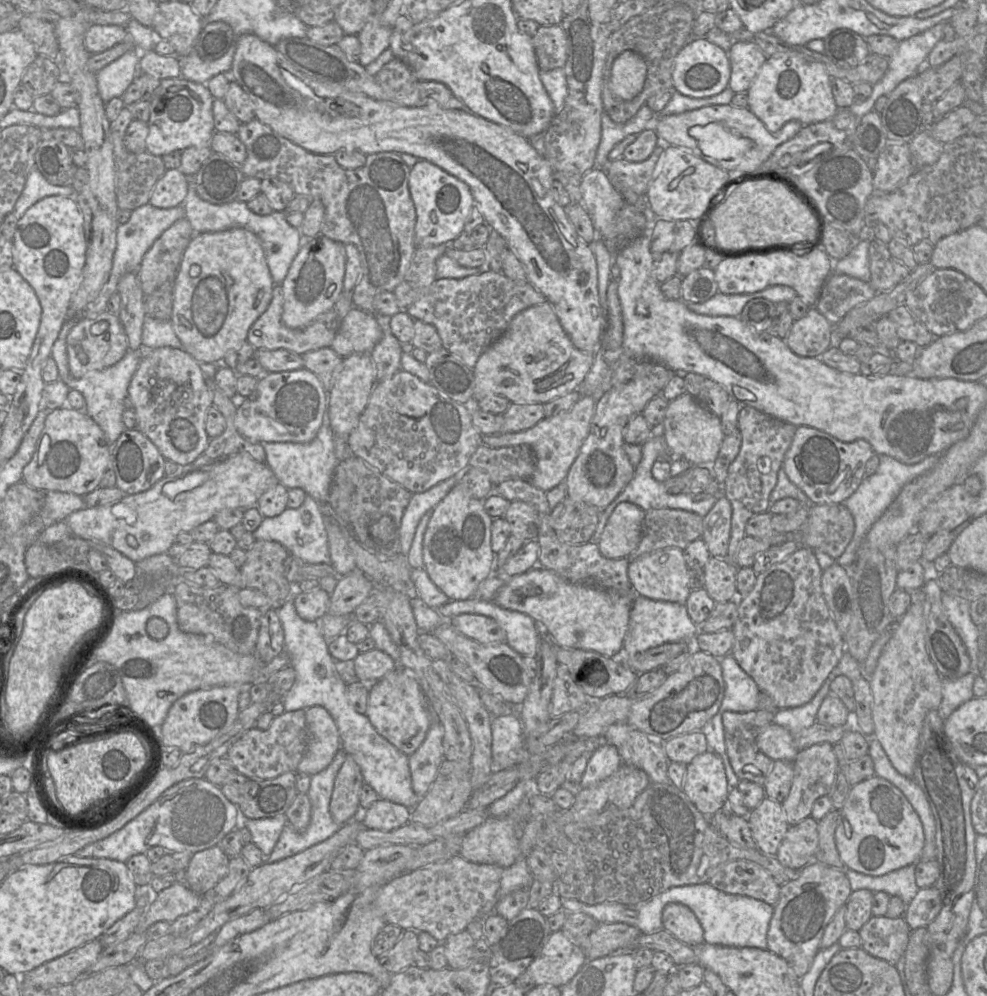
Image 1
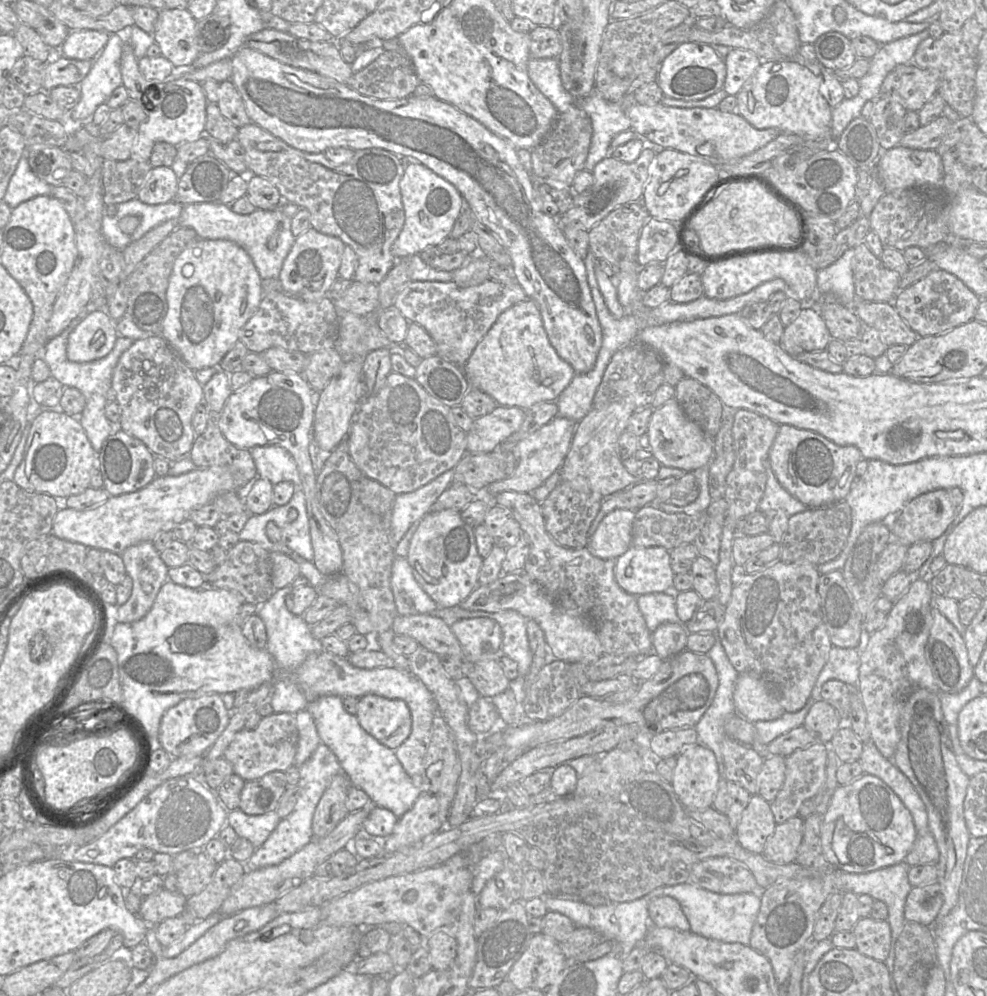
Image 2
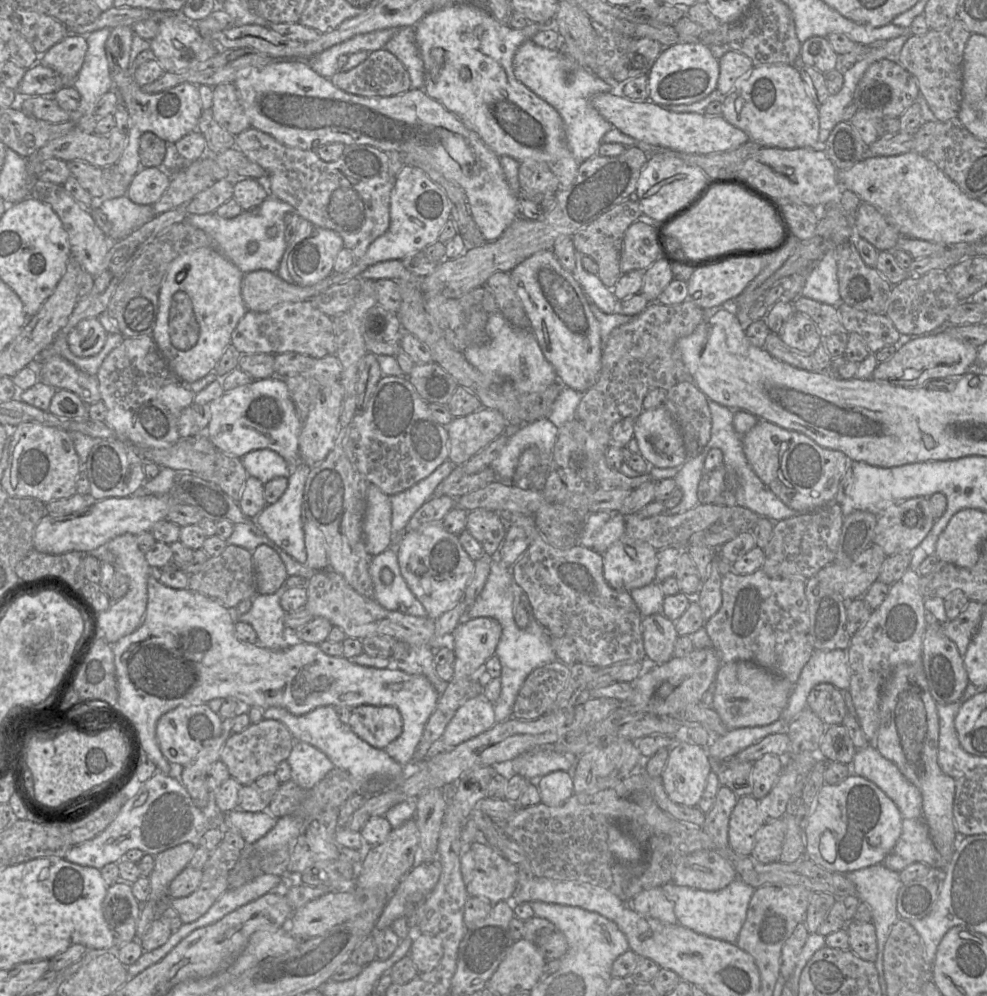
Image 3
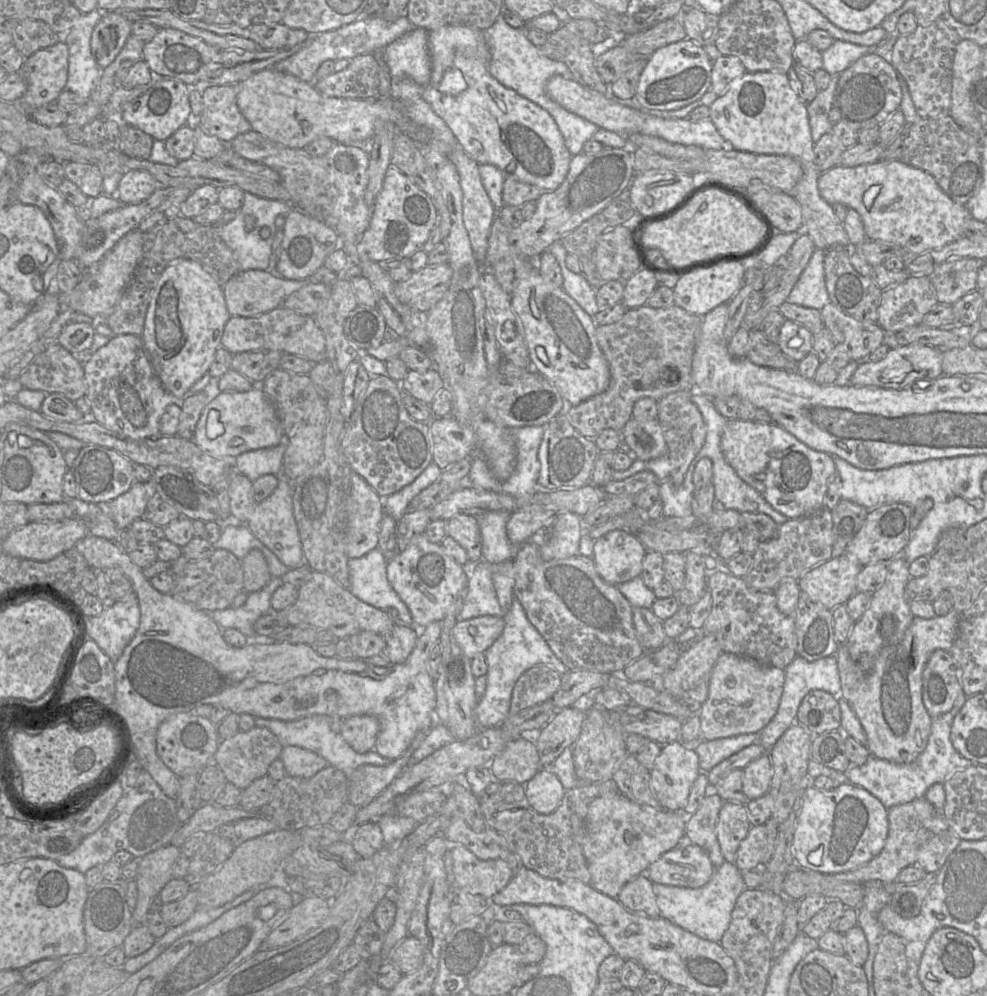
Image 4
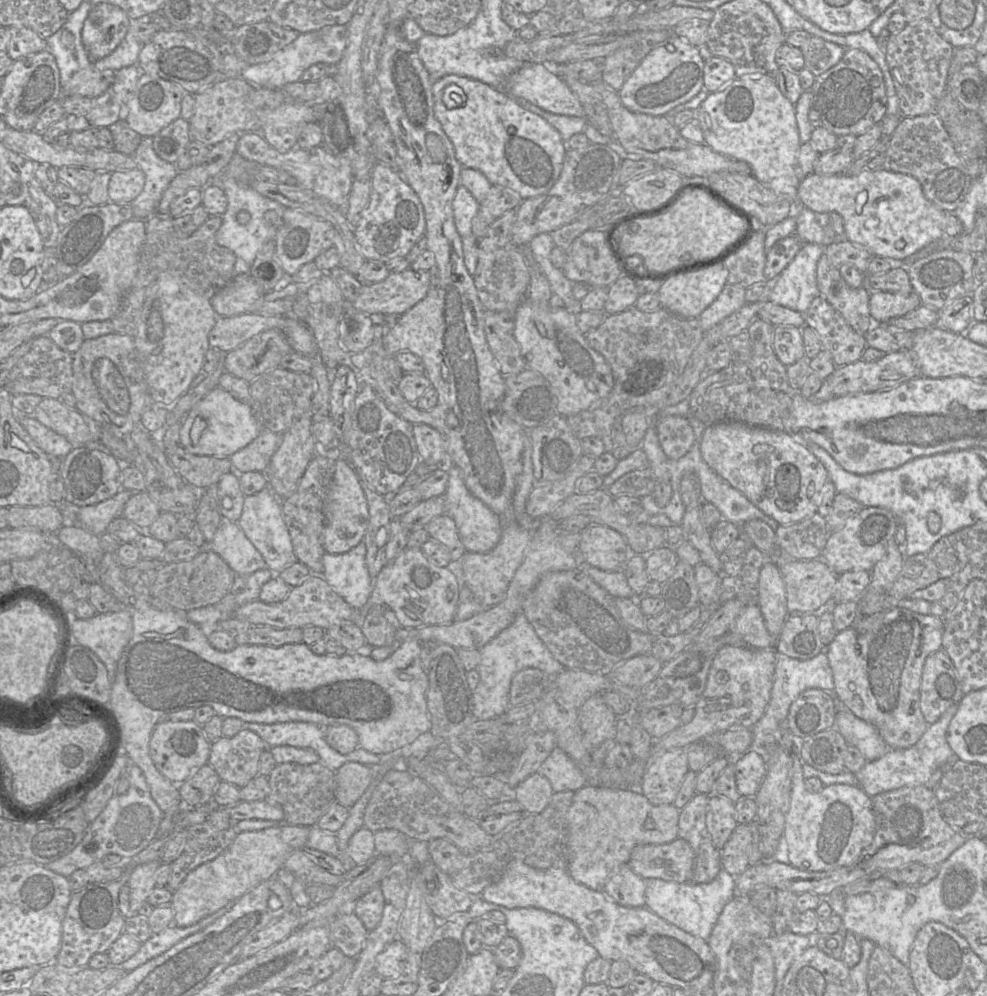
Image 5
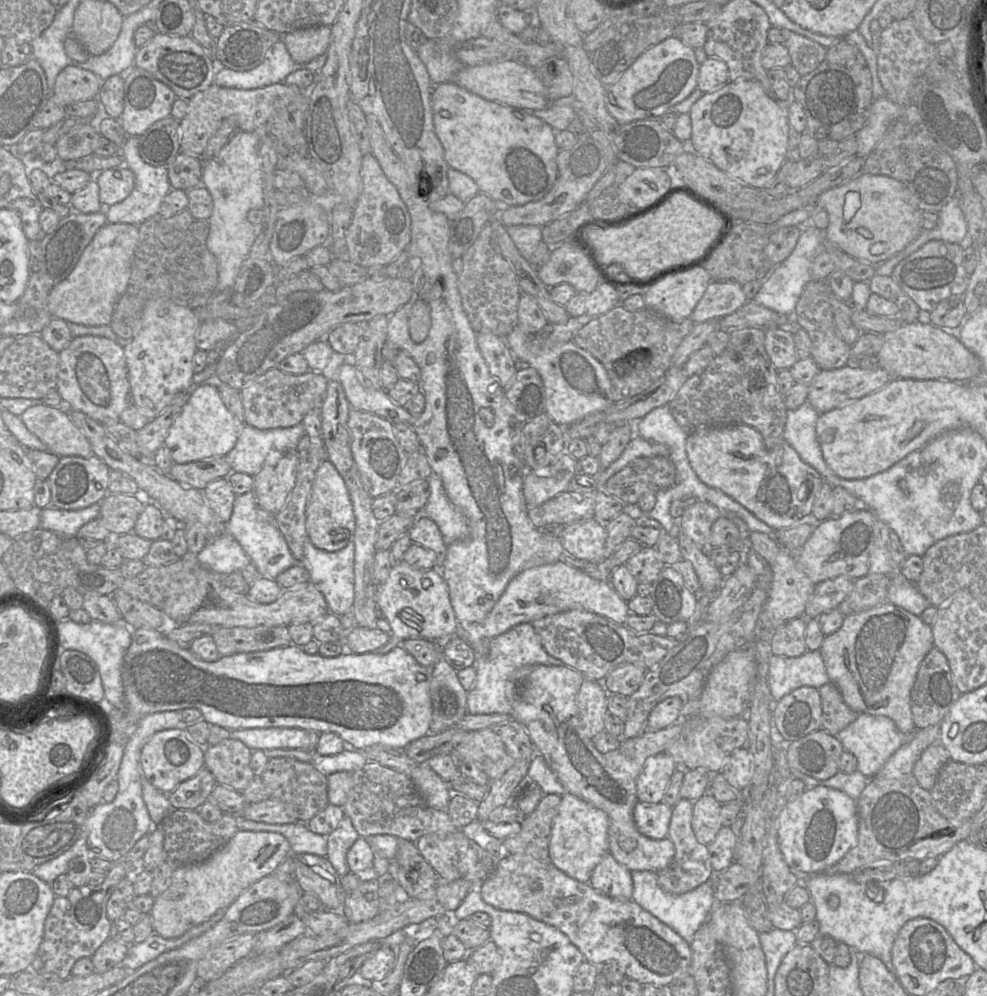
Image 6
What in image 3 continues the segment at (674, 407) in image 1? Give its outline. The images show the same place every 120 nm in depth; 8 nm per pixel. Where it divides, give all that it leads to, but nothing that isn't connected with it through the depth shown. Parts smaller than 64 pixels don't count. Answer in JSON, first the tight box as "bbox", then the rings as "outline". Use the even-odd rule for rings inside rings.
{"bbox":[634,406,688,467],"outline":[[[665,406],[644,410],[636,418],[634,438],[651,466],[681,467],[688,459],[681,433]]]}

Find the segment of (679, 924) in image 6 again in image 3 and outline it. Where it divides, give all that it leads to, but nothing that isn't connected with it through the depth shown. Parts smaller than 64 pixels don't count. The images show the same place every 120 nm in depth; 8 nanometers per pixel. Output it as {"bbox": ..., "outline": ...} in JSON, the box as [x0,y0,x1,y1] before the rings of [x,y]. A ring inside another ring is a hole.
{"bbox":[661,876,755,943],"outline":[[[739,876],[728,886],[717,891],[704,891],[673,882],[661,886],[666,897],[674,903],[674,913],[678,923],[703,935],[736,943],[739,932],[745,922],[747,909],[755,891]]]}

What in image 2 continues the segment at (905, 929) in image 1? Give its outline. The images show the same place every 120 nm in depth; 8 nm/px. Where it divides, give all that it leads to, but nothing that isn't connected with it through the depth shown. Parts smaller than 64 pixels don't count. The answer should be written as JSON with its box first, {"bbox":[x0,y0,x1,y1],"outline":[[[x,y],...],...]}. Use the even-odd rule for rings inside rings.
{"bbox":[852,917,892,962],"outline":[[[862,917],[852,932],[856,940],[856,949],[863,955],[884,962],[891,951],[892,935],[887,920],[875,920]]]}

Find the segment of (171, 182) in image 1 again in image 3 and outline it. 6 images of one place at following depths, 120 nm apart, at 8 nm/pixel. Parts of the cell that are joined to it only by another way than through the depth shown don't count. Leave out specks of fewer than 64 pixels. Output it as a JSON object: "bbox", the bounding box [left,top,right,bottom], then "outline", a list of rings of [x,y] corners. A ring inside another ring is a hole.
{"bbox":[127,167,171,205],"outline":[[[141,167],[133,176],[127,197],[140,205],[153,205],[169,187],[171,175],[158,167]]]}

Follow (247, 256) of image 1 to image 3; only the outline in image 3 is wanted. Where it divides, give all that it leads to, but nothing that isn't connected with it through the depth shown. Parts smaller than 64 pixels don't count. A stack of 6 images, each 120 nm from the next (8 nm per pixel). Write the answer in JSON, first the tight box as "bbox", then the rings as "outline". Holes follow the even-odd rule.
{"bbox":[151,247,248,383],"outline":[[[203,247],[189,253],[178,256],[168,267],[161,283],[159,292],[159,312],[154,330],[151,334],[160,354],[168,363],[173,372],[185,383],[197,381],[214,370],[225,348],[231,343],[231,334],[240,319],[248,311],[241,294],[241,285],[244,274],[218,249]]]}

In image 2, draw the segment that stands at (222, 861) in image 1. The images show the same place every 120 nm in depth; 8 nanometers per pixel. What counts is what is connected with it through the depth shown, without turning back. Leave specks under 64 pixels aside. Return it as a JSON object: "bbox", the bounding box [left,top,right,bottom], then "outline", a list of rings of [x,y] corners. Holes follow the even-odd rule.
{"bbox":[176,851,217,898],"outline":[[[203,851],[198,852],[188,865],[176,873],[178,891],[187,898],[199,894],[210,883],[217,866]]]}

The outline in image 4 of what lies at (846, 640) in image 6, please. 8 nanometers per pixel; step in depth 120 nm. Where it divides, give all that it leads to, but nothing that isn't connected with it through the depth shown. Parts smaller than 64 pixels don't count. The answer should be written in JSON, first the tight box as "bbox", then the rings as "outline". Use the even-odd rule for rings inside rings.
{"bbox":[835,609,960,764],"outline":[[[952,609],[946,615],[931,619],[914,616],[902,639],[879,651],[870,672],[861,670],[845,644],[839,645],[835,656],[841,682],[840,694],[860,721],[872,756],[908,764],[926,748],[933,719],[923,703],[923,671],[935,650],[949,651],[952,647],[960,613]]]}

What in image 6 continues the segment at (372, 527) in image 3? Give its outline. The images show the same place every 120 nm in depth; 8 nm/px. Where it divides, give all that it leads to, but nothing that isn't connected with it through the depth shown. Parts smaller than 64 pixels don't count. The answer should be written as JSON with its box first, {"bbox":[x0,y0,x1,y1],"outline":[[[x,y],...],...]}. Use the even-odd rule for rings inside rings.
{"bbox":[306,461,355,552],"outline":[[[324,461],[316,471],[306,507],[306,530],[309,541],[318,549],[336,552],[353,541],[355,517],[345,482],[335,466]]]}

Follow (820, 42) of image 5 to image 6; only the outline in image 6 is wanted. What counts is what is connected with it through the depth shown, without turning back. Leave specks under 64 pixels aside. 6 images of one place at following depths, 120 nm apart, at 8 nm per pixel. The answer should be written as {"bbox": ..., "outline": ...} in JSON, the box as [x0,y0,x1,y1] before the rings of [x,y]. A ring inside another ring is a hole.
{"bbox":[782,29,828,76],"outline":[[[788,29],[782,31],[786,39],[784,46],[791,57],[791,65],[801,76],[814,71],[824,60],[828,48]]]}

